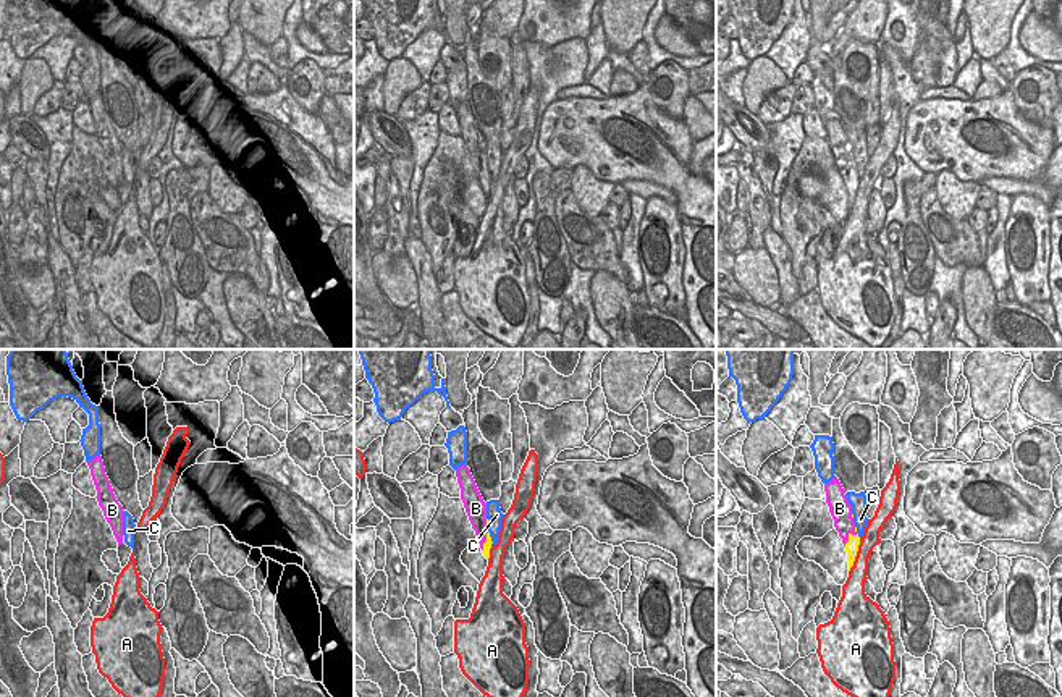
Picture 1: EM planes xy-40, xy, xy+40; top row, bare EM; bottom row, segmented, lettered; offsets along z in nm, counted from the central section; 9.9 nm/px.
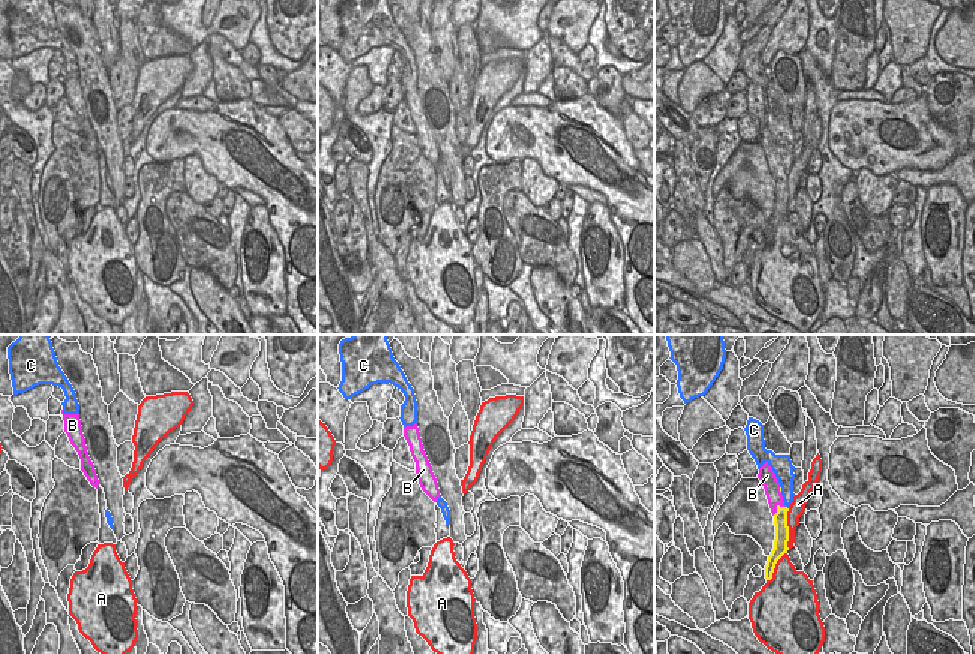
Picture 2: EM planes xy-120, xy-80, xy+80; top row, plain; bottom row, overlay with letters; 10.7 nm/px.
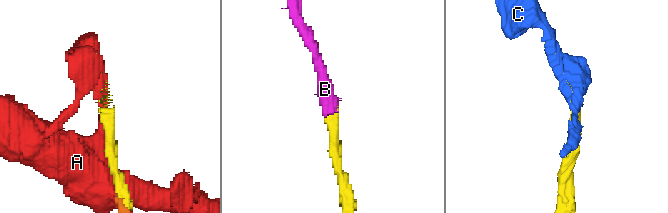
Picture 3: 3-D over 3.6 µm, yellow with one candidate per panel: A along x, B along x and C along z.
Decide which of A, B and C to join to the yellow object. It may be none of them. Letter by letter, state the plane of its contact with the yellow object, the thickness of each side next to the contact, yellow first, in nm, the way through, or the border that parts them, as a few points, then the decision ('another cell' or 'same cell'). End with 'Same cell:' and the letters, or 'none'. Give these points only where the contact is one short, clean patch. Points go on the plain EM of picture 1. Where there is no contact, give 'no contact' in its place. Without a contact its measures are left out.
A: xy+40 | 130/190 nm | another cell
B: xy+40 | 130/200 nm | same cell
C: xy+40 | 130/160 nm | another cell
Same cell: B

